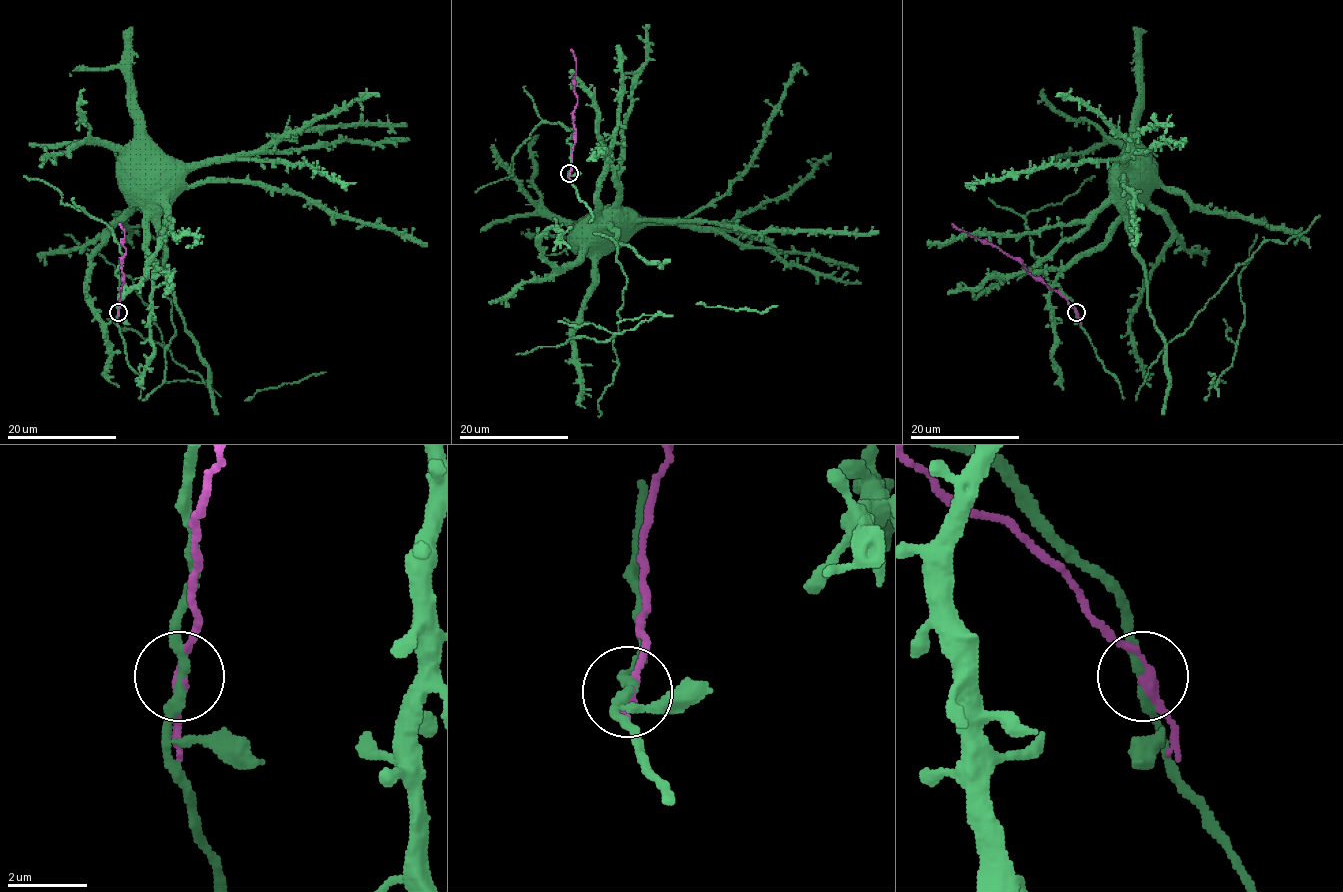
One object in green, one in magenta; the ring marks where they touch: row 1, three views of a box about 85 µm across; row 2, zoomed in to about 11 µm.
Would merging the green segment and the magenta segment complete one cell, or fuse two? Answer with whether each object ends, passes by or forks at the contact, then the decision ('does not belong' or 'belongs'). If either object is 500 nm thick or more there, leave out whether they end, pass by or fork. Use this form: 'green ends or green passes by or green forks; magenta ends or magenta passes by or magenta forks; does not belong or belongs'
green passes by; magenta passes by; does not belong

